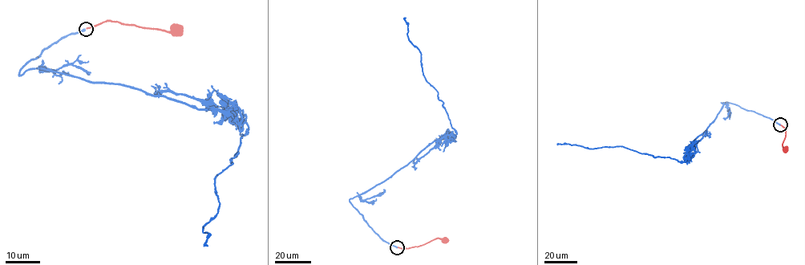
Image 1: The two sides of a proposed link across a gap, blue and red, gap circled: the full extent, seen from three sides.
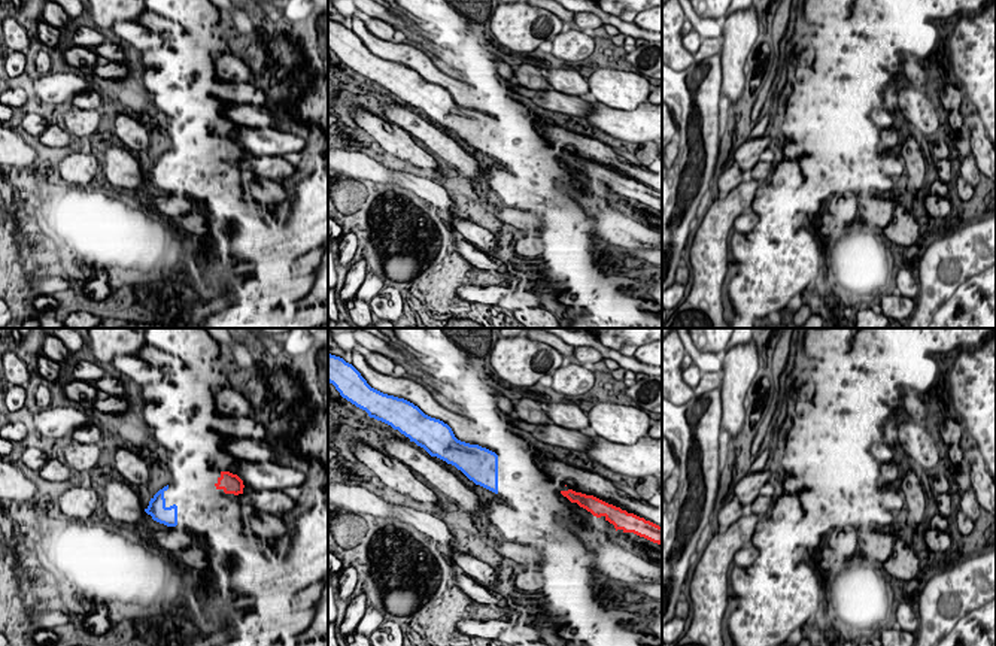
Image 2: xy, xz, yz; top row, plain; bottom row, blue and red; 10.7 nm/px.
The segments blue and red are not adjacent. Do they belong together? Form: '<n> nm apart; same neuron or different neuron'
480 nm apart; different neuron

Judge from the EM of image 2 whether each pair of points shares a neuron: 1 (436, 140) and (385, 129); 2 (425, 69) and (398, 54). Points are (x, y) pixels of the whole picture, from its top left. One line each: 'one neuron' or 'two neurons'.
1: two neurons
2: one neuron

